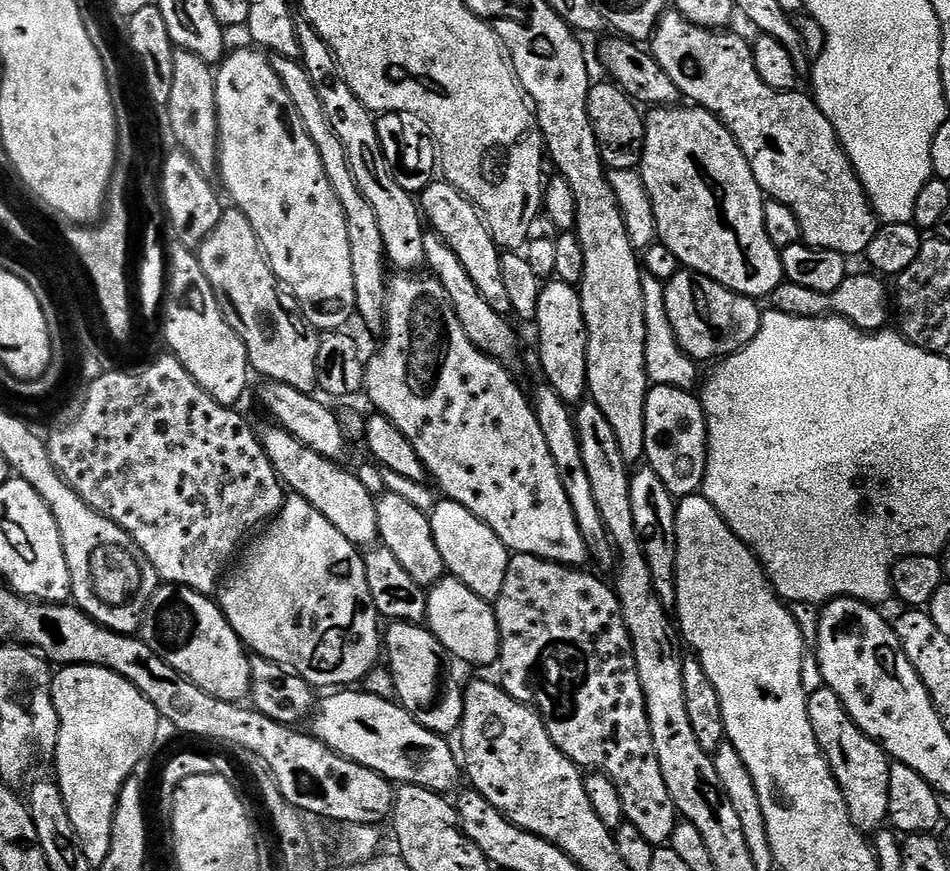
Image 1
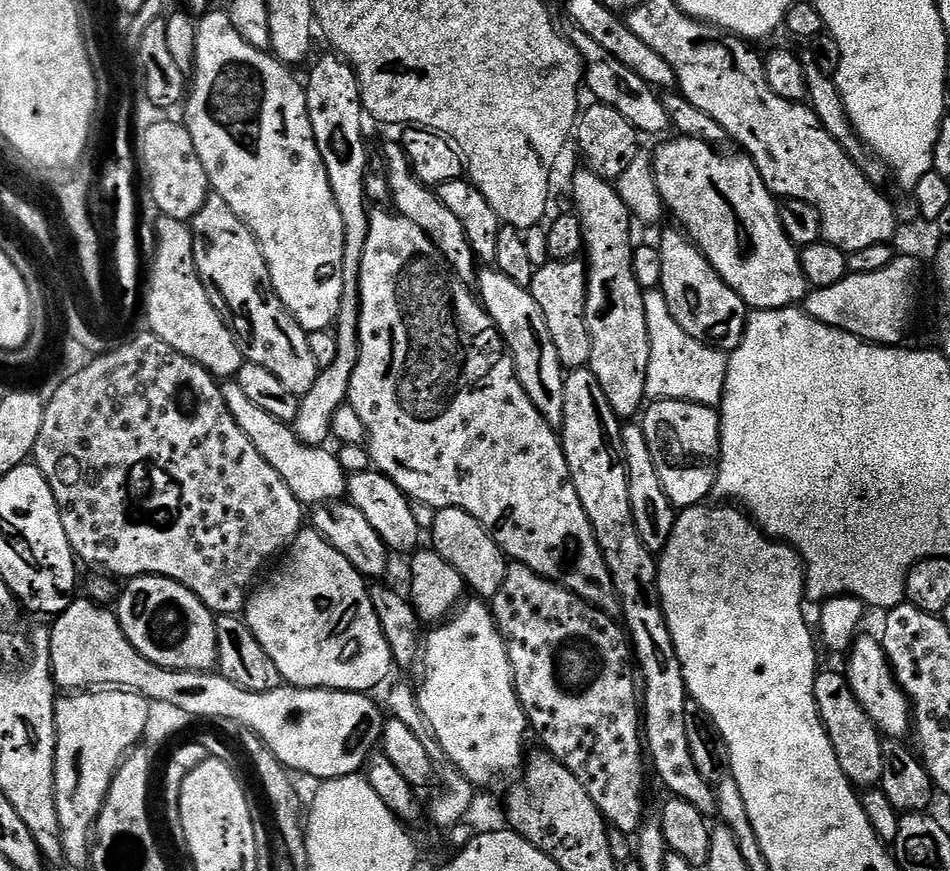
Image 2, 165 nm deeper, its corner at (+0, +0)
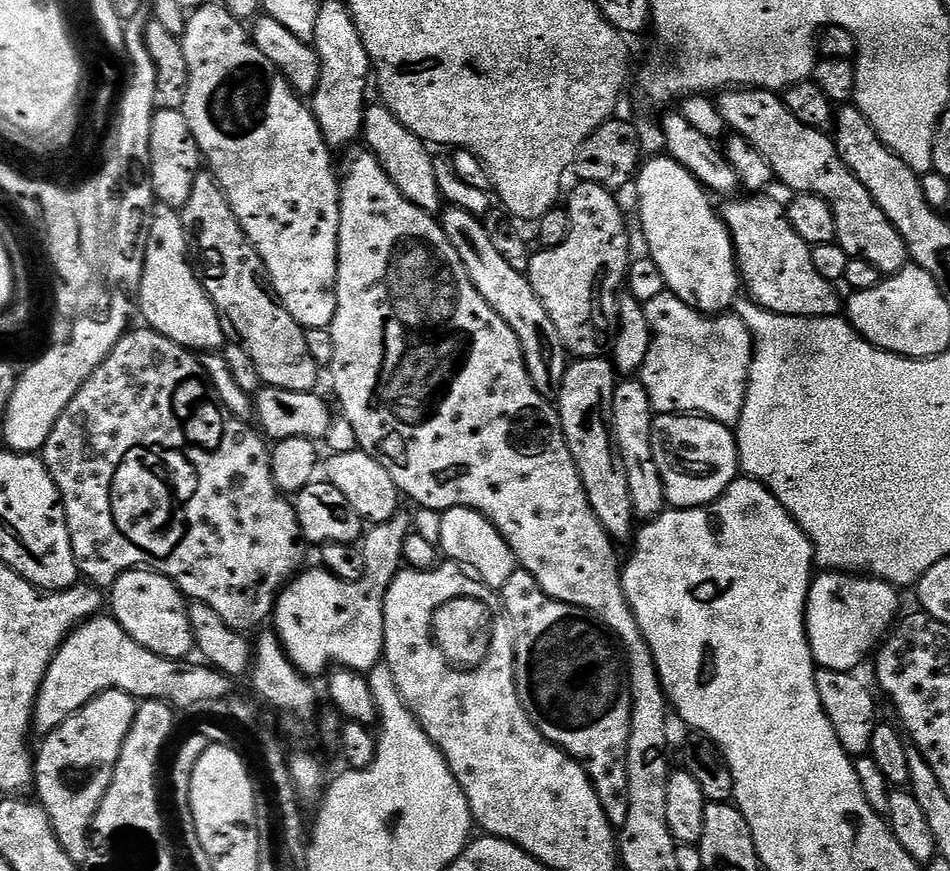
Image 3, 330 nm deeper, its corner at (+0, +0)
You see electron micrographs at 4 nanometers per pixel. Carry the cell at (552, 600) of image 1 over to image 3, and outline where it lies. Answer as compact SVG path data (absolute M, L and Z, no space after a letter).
M517 570L510 574L506 586L499 589L498 595L504 601L504 608L508 611L512 630L516 634L516 693L526 714L551 744L584 767L613 829L623 828L630 810L626 750L630 742L632 713L625 649L595 616L566 602L558 602L542 592L529 572Z

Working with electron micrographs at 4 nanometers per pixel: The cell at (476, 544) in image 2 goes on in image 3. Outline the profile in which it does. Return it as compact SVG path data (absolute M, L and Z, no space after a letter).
M451 508L442 515L442 534L438 545L449 561L460 565L469 573L475 574L487 588L499 590L506 586L510 574L518 570L516 556L510 550L506 538L480 512L469 508Z

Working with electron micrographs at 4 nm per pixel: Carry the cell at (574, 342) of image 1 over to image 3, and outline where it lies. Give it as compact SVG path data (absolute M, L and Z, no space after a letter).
M577 183L577 188L568 196L566 207L570 218L570 234L562 246L546 248L536 253L528 261L527 278L534 294L538 294L538 302L550 314L550 322L554 322L554 330L558 330L558 338L564 351L572 358L597 355L596 332L592 329L592 303L596 300L596 283L600 280L604 268L627 269L630 263L628 256L628 224L624 221L624 212L609 189L601 184Z

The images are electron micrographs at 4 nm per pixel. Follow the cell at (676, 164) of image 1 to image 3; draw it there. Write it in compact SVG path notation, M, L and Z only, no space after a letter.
M748 194L743 198L729 199L722 208L722 219L732 236L736 267L752 303L778 316L837 315L842 308L842 296L840 300L832 289L833 281L814 270L812 249L790 226L785 205L771 200L768 194Z

